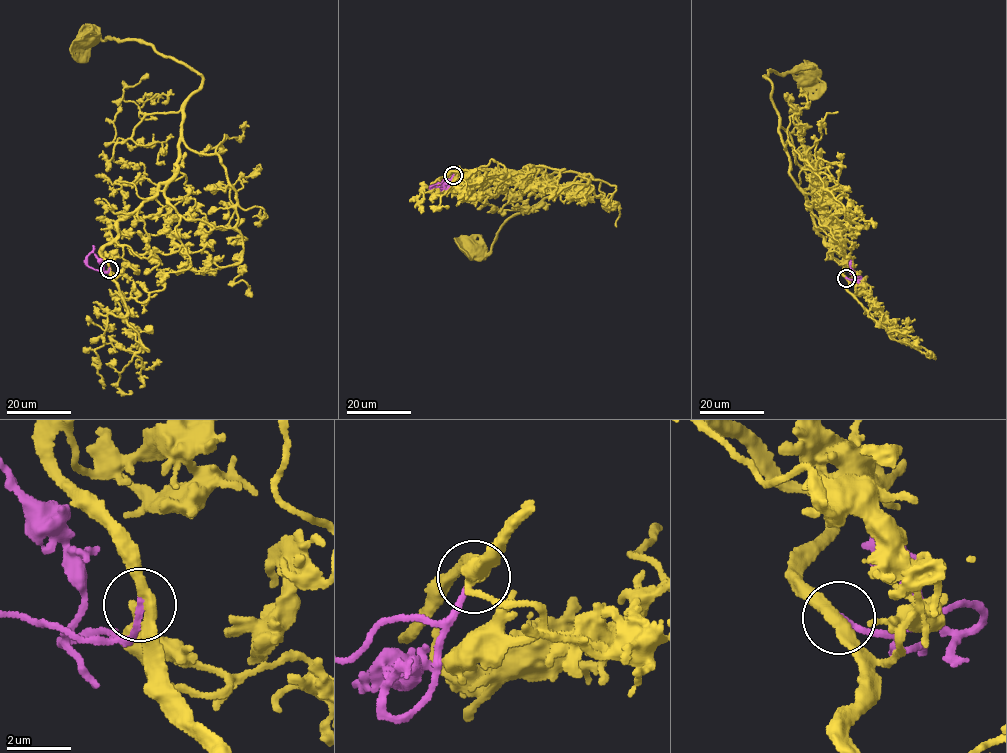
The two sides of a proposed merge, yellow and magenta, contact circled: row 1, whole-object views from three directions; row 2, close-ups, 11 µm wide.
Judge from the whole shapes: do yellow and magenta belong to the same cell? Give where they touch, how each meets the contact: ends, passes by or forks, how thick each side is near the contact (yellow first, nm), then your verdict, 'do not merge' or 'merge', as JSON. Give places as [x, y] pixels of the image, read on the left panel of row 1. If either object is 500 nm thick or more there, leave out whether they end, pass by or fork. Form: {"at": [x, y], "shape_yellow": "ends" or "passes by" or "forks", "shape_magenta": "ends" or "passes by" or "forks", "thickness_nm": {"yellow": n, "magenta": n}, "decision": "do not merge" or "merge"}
{"at": [109, 269], "shape_yellow": "passes by", "shape_magenta": "ends", "thickness_nm": {"yellow": 360, "magenta": 240}, "decision": "merge"}

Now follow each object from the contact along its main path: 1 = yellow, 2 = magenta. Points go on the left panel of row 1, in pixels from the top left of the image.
1: (109, 269), (101, 253), (119, 221), (163, 191), (176, 171), (182, 108), (202, 77), (139, 41), (83, 40)
2: (109, 269), (102, 272), (87, 264), (93, 245)

